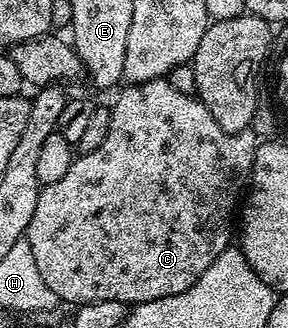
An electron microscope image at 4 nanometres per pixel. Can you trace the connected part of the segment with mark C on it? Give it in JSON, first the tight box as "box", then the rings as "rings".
{"box":[25,80,256,307],"rings":[[[169,80],[139,81],[125,86],[127,89],[109,106],[110,122],[108,135],[104,135],[104,143],[96,147],[96,151],[75,156],[72,167],[56,183],[41,186],[36,199],[36,211],[32,211],[32,219],[26,228],[25,241],[32,247],[32,256],[36,259],[36,268],[44,279],[47,290],[54,293],[70,307],[87,305],[88,303],[104,303],[104,299],[112,299],[124,303],[128,307],[143,305],[152,299],[164,299],[168,295],[180,295],[180,291],[188,291],[208,267],[220,255],[220,251],[231,248],[230,236],[236,233],[236,210],[240,198],[250,181],[250,173],[254,169],[254,151],[256,140],[253,132],[229,133],[212,119],[208,107],[199,101],[197,96],[189,97],[176,91]]]}

